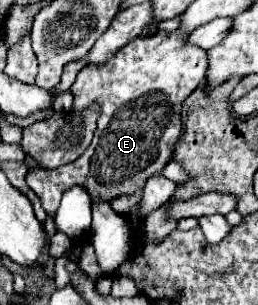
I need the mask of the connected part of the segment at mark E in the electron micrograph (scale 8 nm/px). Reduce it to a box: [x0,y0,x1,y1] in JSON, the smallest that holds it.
[26,31,208,219]

